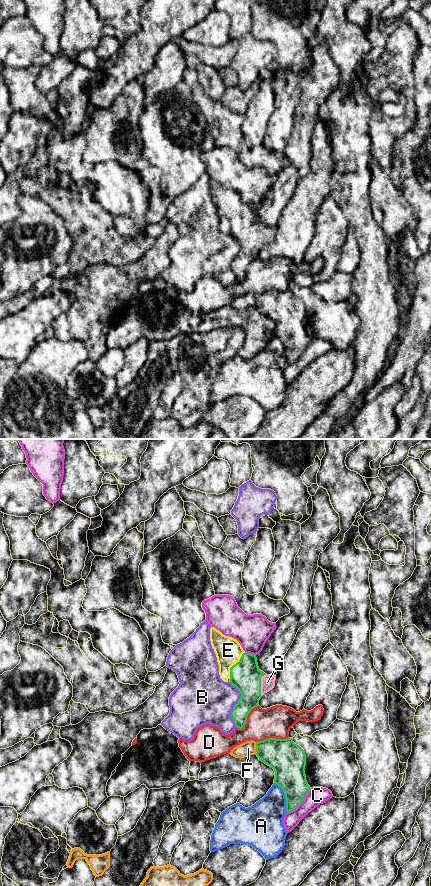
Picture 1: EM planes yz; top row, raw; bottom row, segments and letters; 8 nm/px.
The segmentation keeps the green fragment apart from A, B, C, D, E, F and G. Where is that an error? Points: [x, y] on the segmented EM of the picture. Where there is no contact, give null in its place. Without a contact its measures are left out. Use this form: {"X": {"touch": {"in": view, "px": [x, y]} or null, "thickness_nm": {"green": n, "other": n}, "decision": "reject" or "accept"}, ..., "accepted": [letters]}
{"A": {"touch": {"in": "yz", "px": [285, 796]}, "thickness_nm": {"green": 260, "other": 300}, "decision": "reject"}, "B": {"touch": {"in": "yz", "px": [236, 704]}, "thickness_nm": {"green": 240, "other": 400}, "decision": "reject"}, "C": {"touch": {"in": "yz", "px": [301, 801]}, "thickness_nm": {"green": 240, "other": 140}, "decision": "reject"}, "D": {"touch": {"in": "yz", "px": [272, 738]}, "thickness_nm": {"green": 280, "other": 260}, "decision": "reject"}, "E": {"touch": {"in": "yz", "px": [233, 665]}, "thickness_nm": {"green": 240, "other": 220}, "decision": "accept"}, "F": {"touch": {"in": "yz", "px": [256, 748]}, "thickness_nm": {"green": 280, "other": 120}, "decision": "reject"}, "G": {"touch": {"in": "yz", "px": [260, 684]}, "thickness_nm": {"green": 240, "other": 110}, "decision": "accept"}, "accepted": ["E", "G"]}

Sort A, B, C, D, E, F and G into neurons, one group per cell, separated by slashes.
A / B / C / D / E G / F

